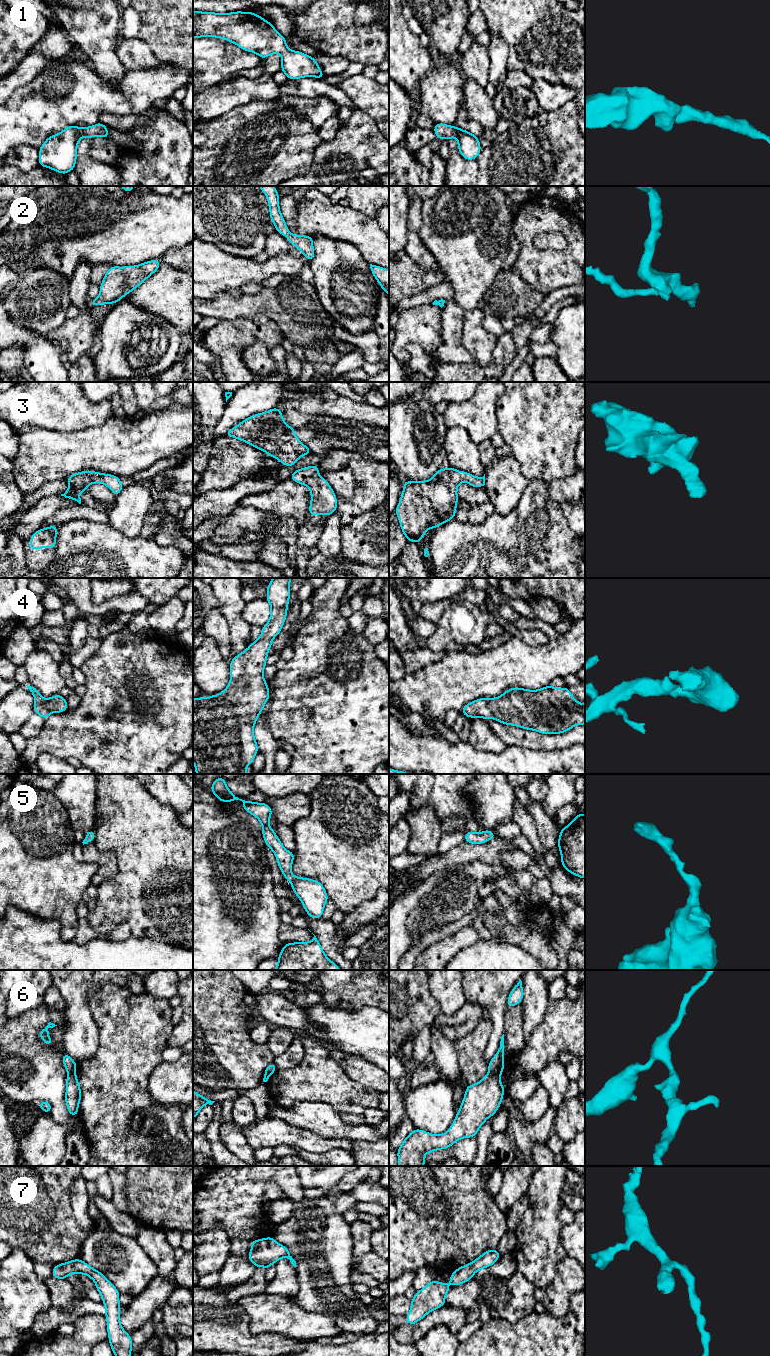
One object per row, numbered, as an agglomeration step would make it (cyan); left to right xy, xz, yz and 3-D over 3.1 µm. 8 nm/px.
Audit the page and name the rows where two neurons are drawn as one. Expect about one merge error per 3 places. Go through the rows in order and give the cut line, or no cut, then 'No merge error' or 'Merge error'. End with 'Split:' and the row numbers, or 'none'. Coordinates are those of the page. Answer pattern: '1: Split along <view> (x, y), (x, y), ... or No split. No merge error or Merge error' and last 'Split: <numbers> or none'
1: No split. No merge error
2: No split. No merge error
3: No split. No merge error
4: No split. No merge error
5: No split. No merge error
6: Split along yz (490, 1071), (499, 1076). Merge error
7: No split. No merge error
Split: 6

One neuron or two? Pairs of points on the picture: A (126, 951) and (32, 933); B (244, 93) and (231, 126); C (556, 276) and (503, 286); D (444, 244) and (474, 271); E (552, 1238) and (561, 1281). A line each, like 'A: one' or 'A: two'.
A: one
B: two
C: two
D: one
E: two

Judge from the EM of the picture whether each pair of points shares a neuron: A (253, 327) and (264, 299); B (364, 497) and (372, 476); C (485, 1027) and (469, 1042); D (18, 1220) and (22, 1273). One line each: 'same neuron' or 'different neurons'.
A: different neurons
B: same neuron
C: same neuron
D: different neurons

